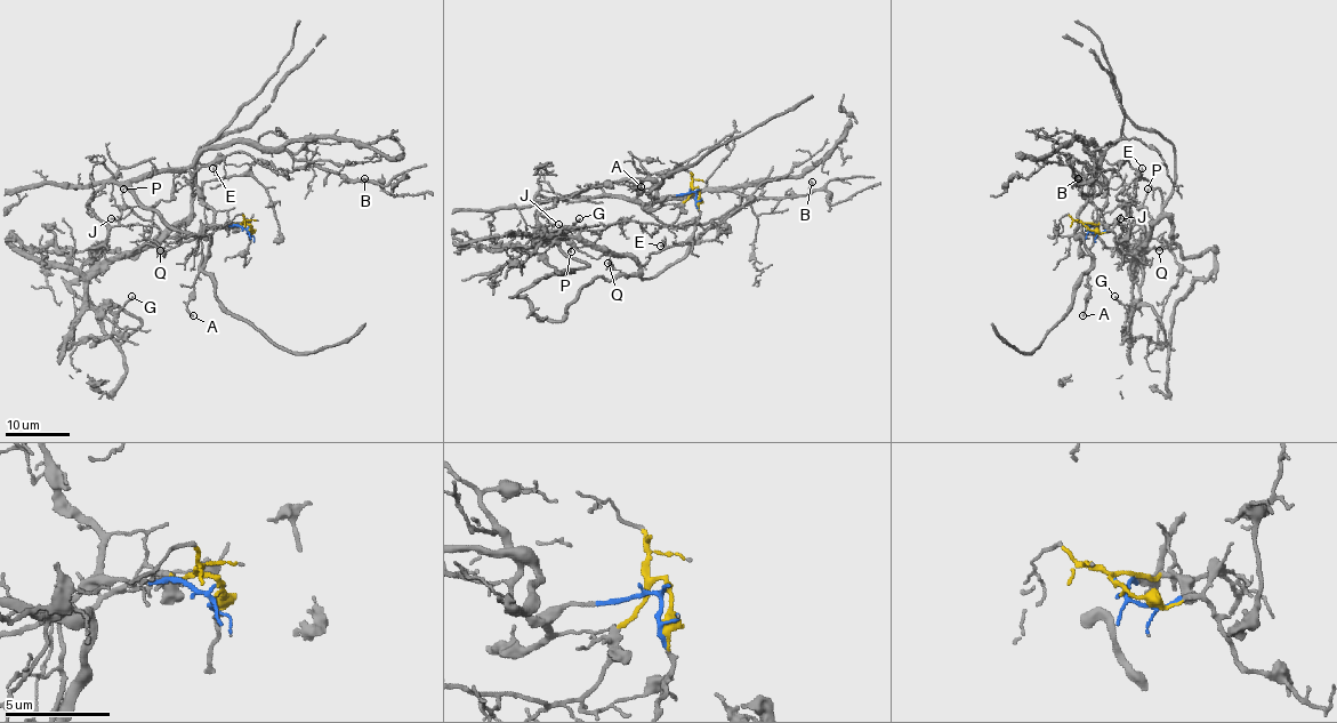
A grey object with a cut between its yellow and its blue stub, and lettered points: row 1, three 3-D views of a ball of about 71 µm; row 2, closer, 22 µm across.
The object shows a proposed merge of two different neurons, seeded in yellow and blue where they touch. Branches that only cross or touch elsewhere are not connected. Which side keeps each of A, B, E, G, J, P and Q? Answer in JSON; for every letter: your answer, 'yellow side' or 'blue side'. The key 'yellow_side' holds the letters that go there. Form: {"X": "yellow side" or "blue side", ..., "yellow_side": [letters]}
{"A": "blue side", "B": "blue side", "E": "yellow side", "G": "yellow side", "J": "yellow side", "P": "yellow side", "Q": "yellow side", "yellow_side": ["E", "G", "J", "P", "Q"]}

